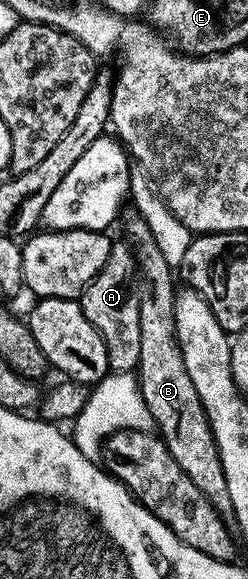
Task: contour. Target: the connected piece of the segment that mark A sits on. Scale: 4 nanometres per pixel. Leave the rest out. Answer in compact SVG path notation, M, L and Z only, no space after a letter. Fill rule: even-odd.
M127 242L112 243L105 266L83 288L78 302L83 308L85 318L101 334L105 342L107 366L111 372L134 373L141 358L141 318L139 317L139 293L141 273L132 245Z

